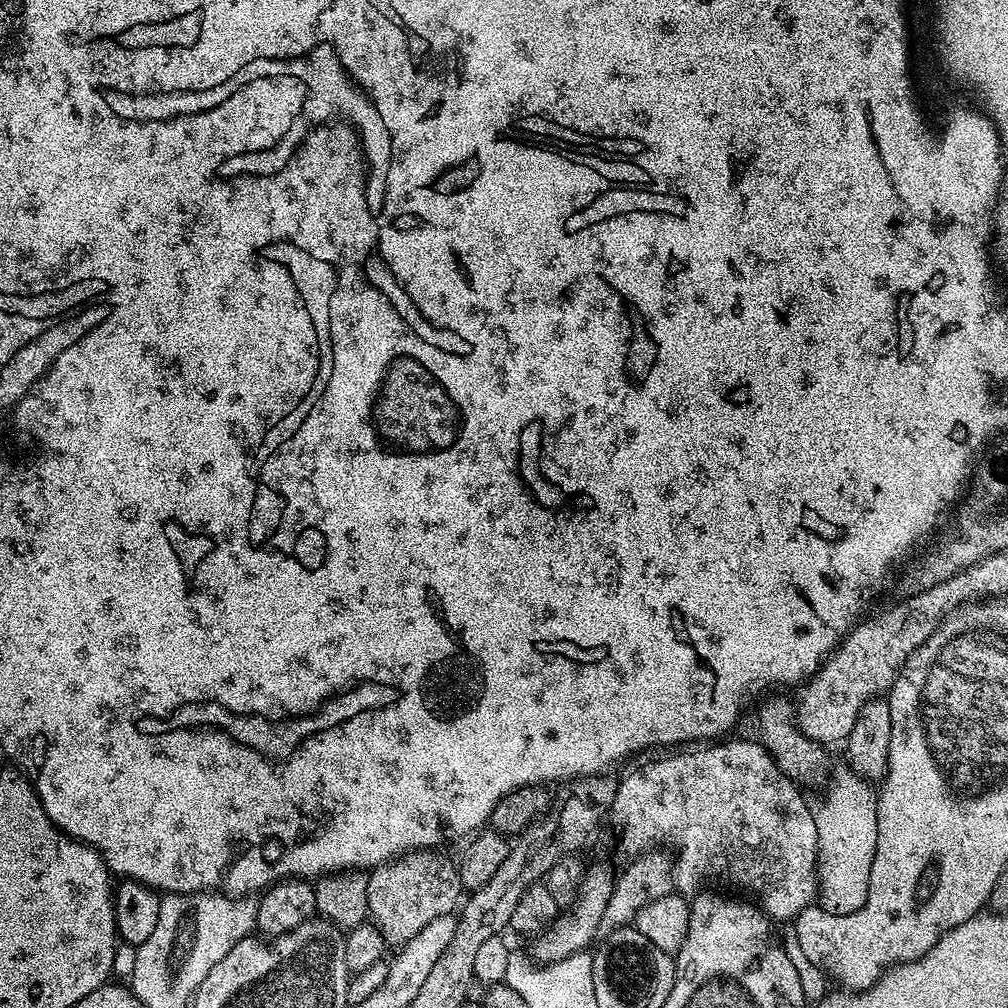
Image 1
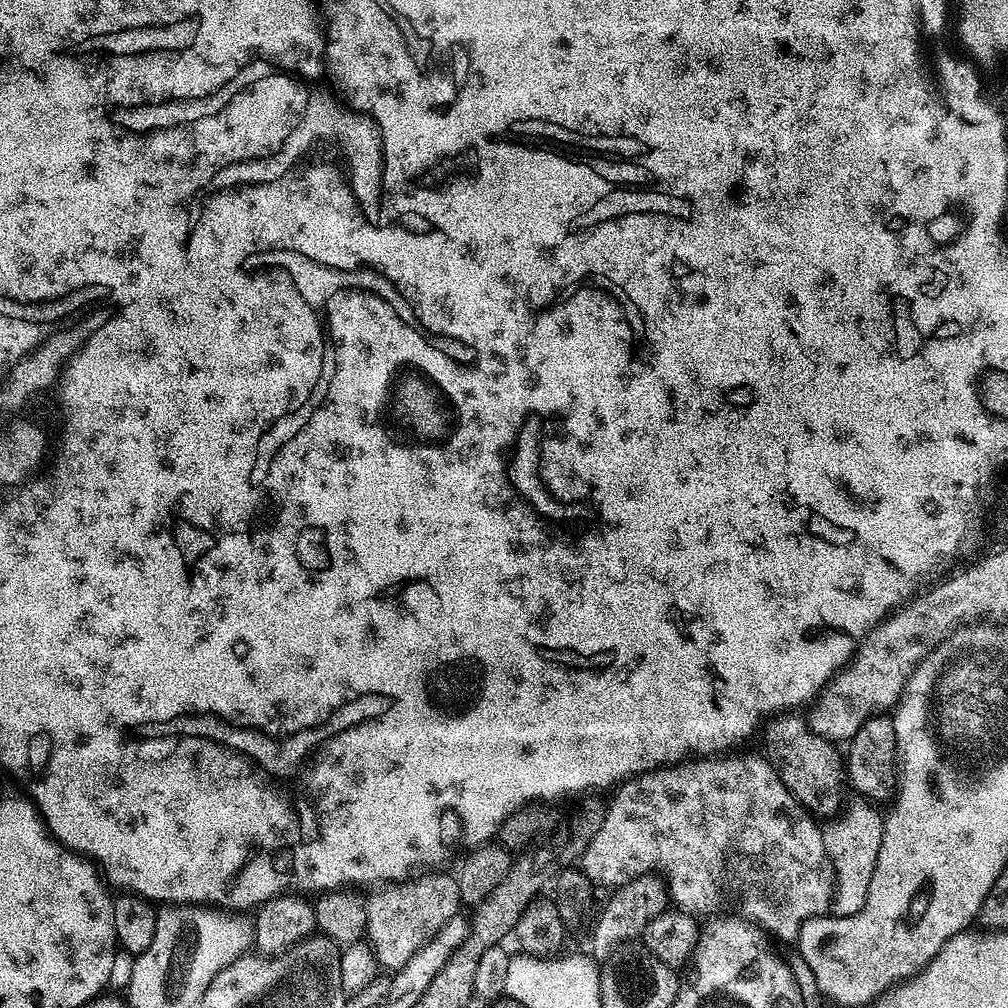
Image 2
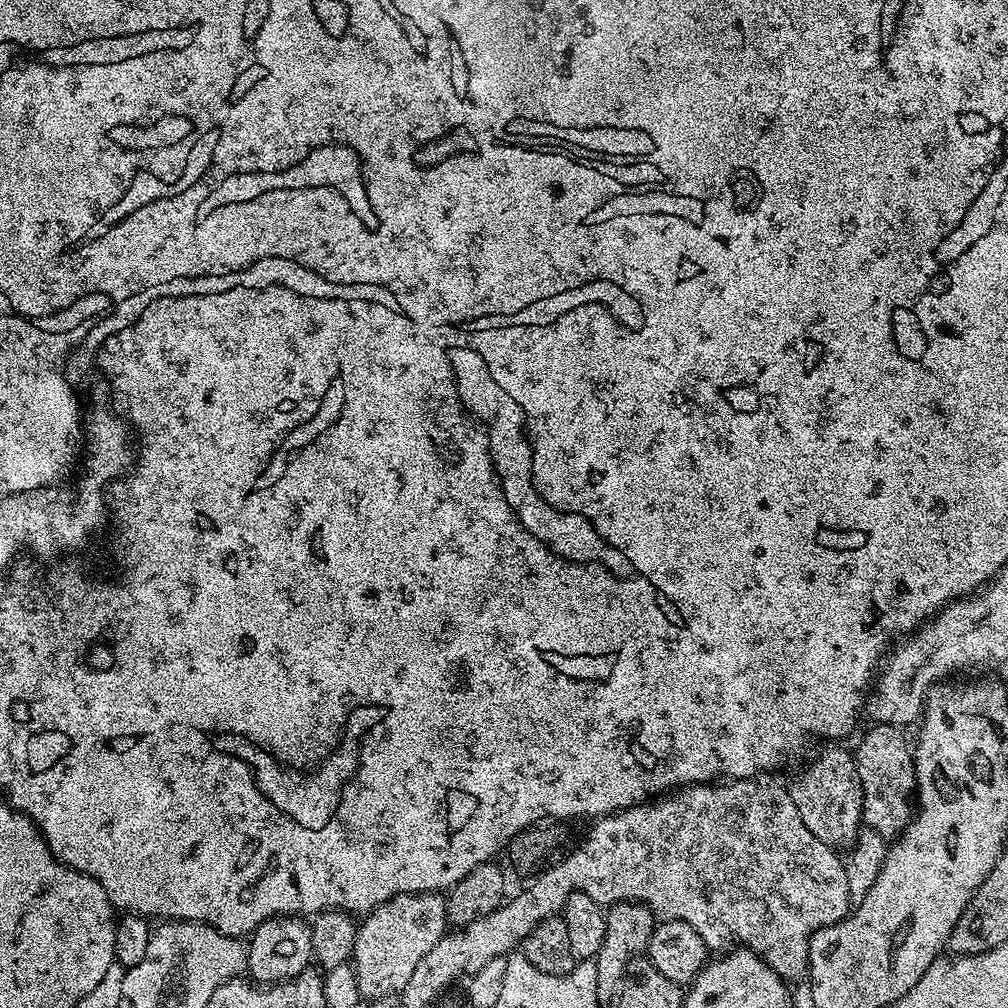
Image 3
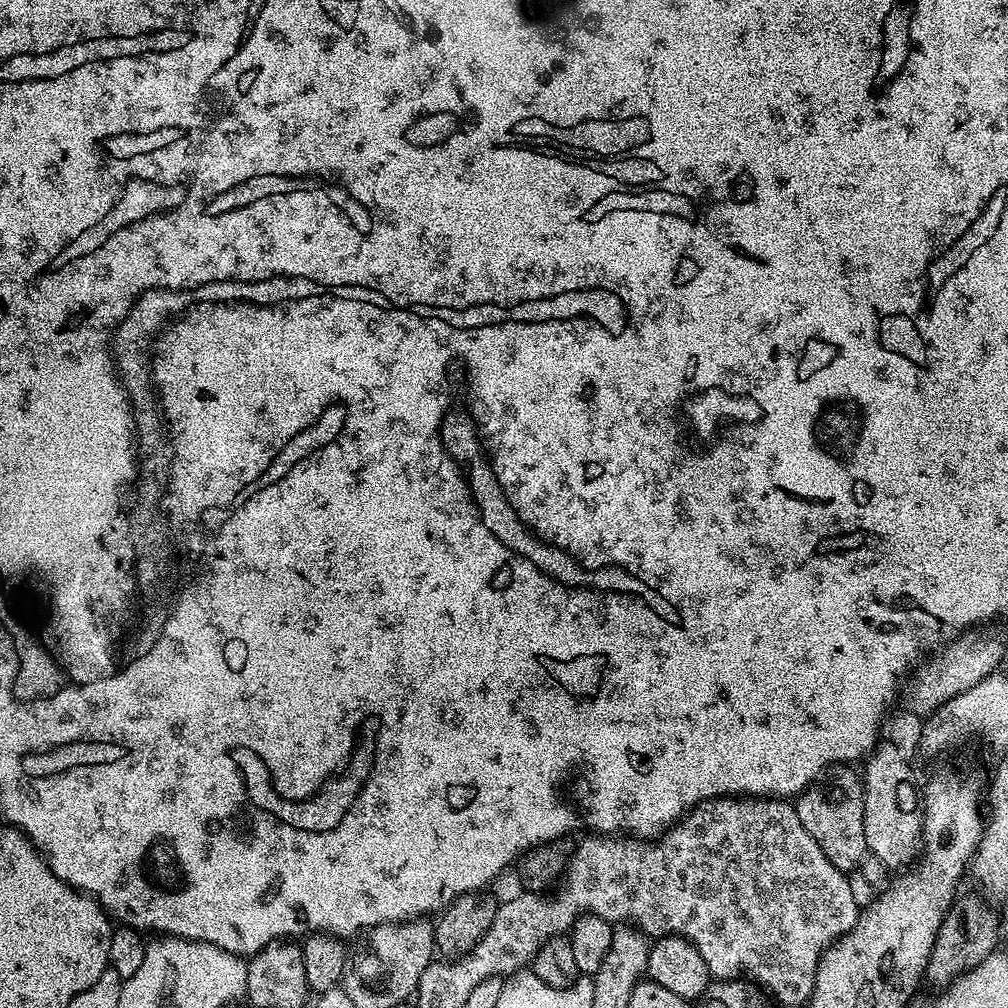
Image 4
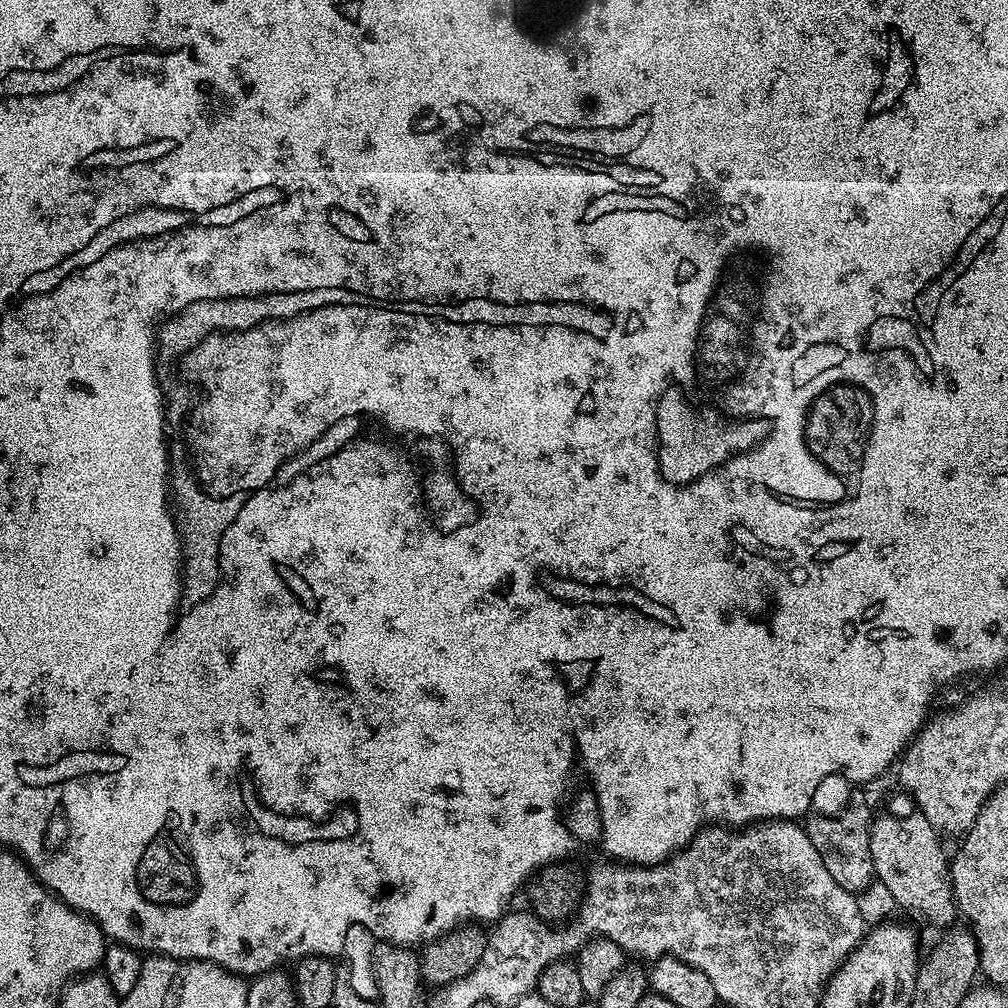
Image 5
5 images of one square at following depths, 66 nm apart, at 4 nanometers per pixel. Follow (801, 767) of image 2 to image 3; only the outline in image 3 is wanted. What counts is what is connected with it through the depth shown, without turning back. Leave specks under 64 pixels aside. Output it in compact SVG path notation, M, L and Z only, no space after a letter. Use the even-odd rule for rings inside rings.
M840 744L827 745L818 756L814 757L792 781L787 781L786 787L790 798L794 798L794 806L798 806L798 814L802 814L802 822L806 822L806 830L818 838L818 842L833 850L851 849L862 831L864 803L862 802L862 782L858 778L856 757Z

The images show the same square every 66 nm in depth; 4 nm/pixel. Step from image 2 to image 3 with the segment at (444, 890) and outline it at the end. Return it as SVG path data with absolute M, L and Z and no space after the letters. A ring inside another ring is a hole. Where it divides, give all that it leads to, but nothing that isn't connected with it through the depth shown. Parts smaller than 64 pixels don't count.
M435 892L395 896L372 909L363 920L356 929L352 960L360 995L364 998L388 998L403 993L406 982L418 970L418 962L438 946L450 928L448 901Z

